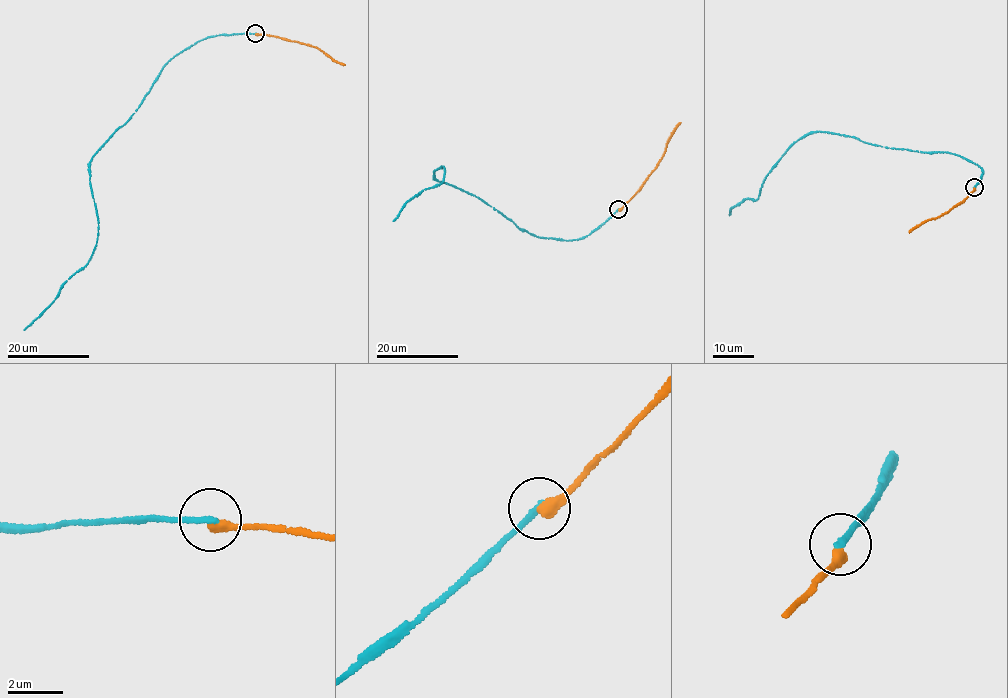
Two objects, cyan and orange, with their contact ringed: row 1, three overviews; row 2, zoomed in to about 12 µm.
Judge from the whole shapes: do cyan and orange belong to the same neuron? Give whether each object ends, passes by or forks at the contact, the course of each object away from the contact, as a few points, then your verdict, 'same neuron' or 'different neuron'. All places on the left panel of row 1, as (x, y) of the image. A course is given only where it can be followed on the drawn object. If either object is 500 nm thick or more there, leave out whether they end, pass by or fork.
cyan ends; orange ends; course cyan (255, 33), (197, 41), (169, 60), (136, 111), (93, 156), (90, 170), (98, 224), (91, 258), (24, 330); course orange (255, 33), (319, 49), (345, 65); different neuron

